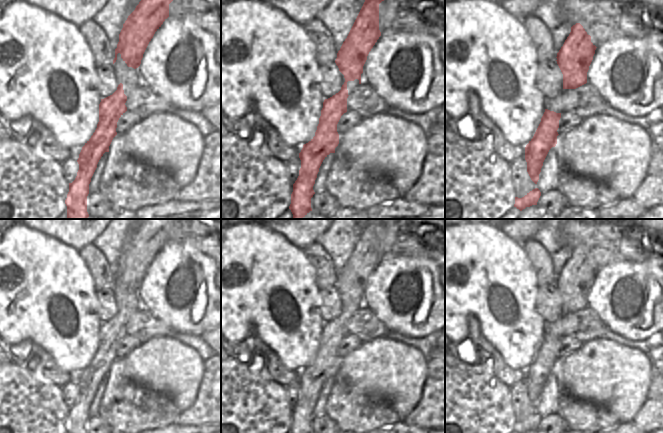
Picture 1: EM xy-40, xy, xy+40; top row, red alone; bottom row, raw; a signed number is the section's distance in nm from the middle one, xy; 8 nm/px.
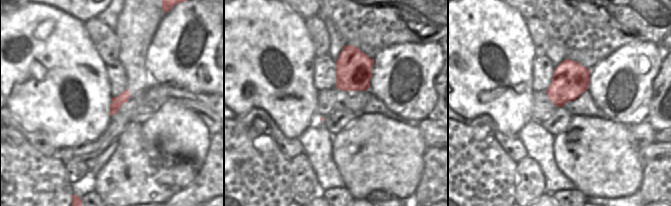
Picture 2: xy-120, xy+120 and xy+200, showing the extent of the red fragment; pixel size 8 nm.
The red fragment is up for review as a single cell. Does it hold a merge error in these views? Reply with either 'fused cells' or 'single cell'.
fused cells

